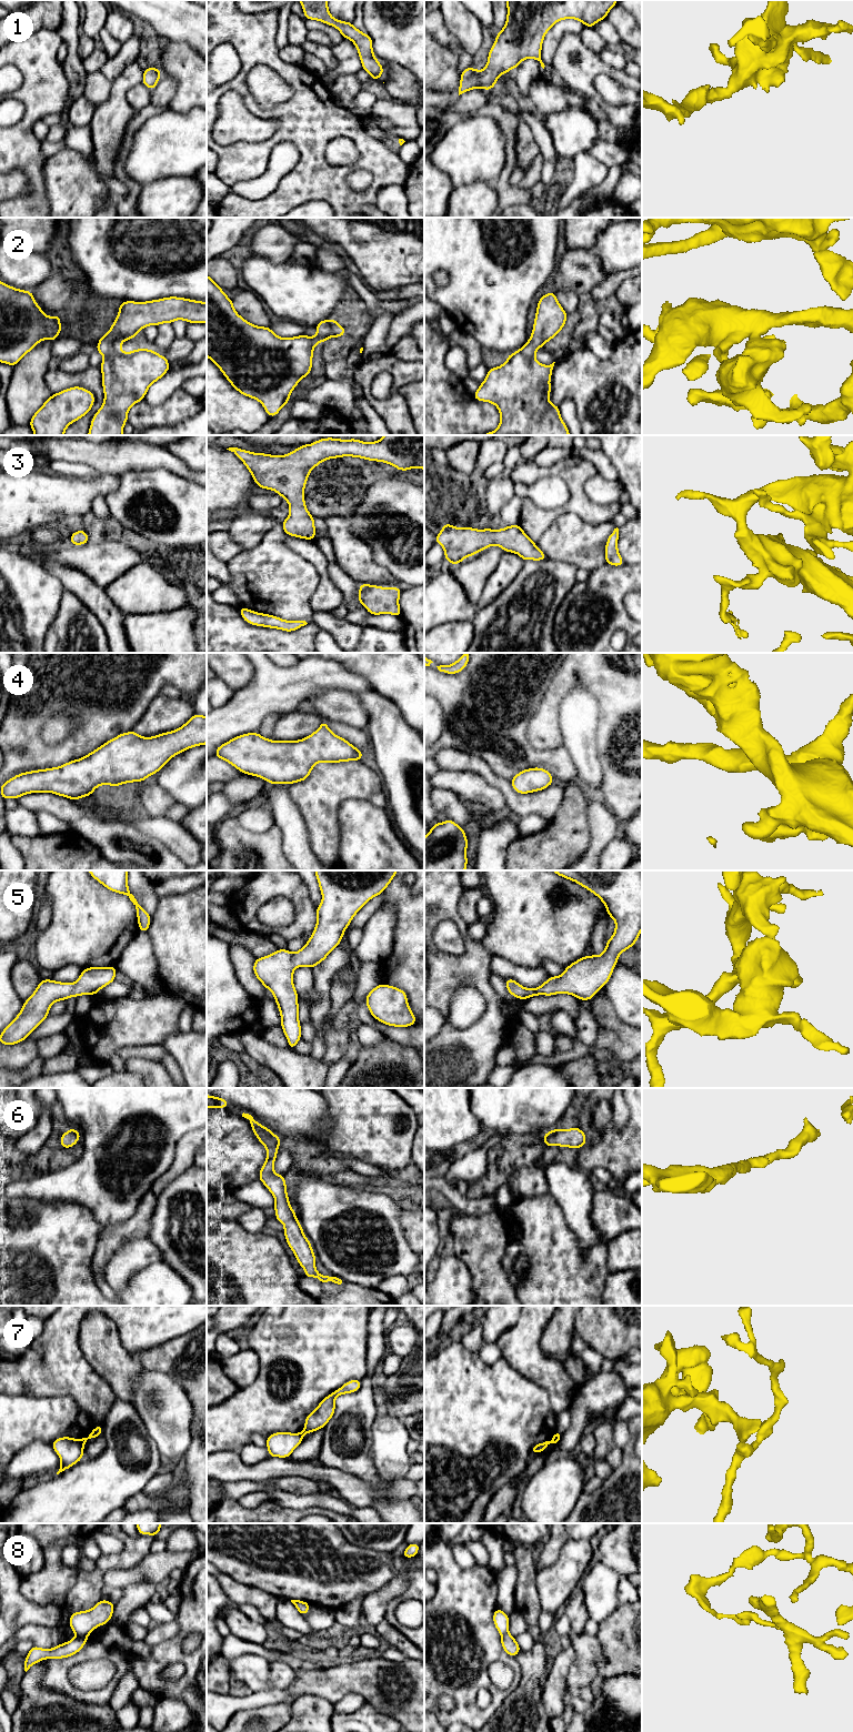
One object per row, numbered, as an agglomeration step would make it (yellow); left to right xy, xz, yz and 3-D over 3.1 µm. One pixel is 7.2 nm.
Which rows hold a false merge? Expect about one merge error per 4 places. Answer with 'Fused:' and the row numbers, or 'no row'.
Fused: 7, 8

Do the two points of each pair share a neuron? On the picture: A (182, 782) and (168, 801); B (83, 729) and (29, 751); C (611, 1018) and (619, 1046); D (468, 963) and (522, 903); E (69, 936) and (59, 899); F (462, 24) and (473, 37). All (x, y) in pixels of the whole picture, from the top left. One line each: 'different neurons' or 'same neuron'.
A: different neurons
B: same neuron
C: same neuron
D: different neurons
E: same neuron
F: same neuron

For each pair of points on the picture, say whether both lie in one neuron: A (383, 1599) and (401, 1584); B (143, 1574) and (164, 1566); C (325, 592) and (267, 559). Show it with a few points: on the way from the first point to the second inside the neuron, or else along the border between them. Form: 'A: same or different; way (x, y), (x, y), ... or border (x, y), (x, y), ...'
A: same; way (388, 1594), (397, 1587)
B: same; way (149, 1570), (159, 1566)
C: different; border (307, 562), (318, 574), (310, 598), (314, 612)

